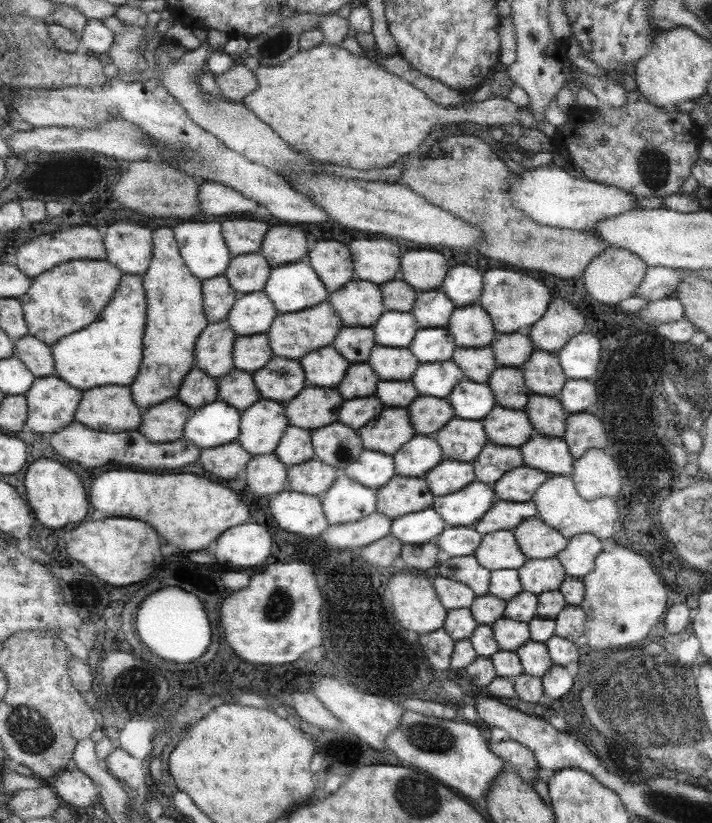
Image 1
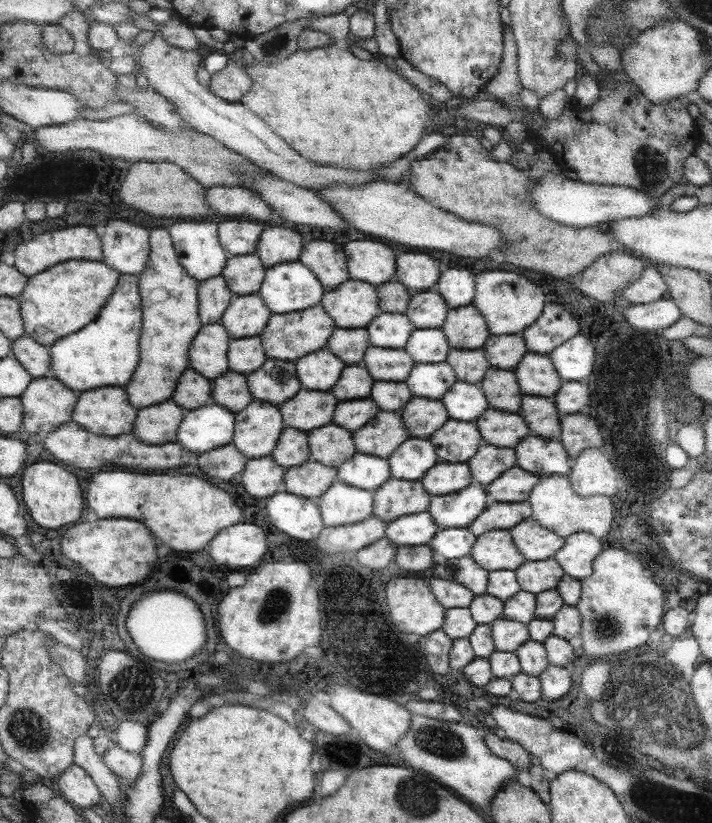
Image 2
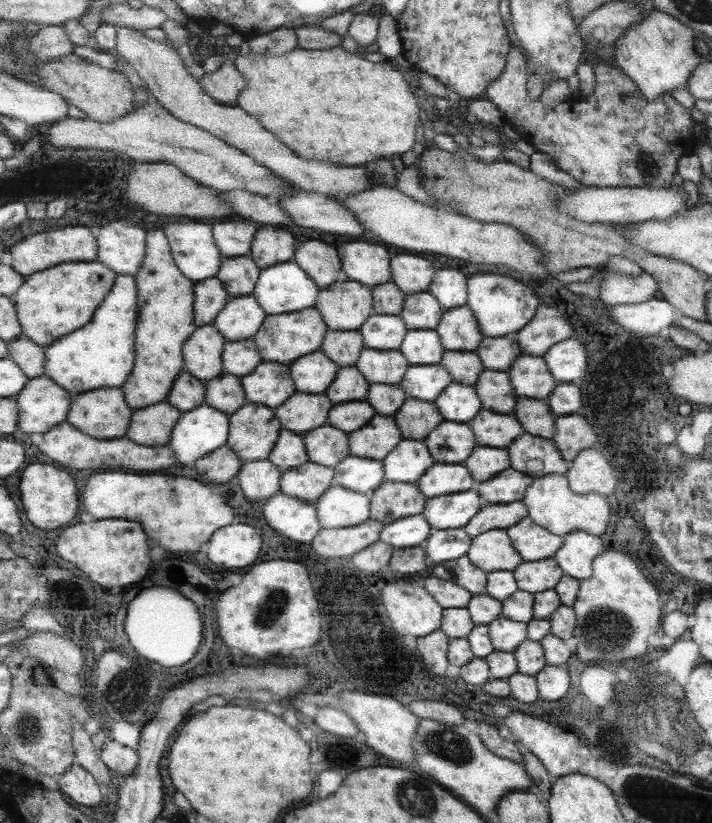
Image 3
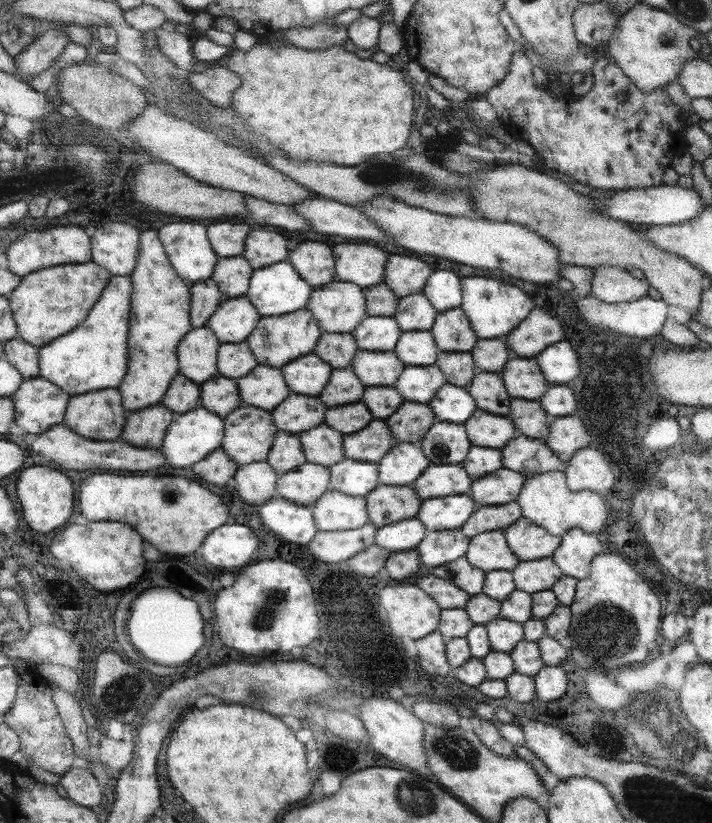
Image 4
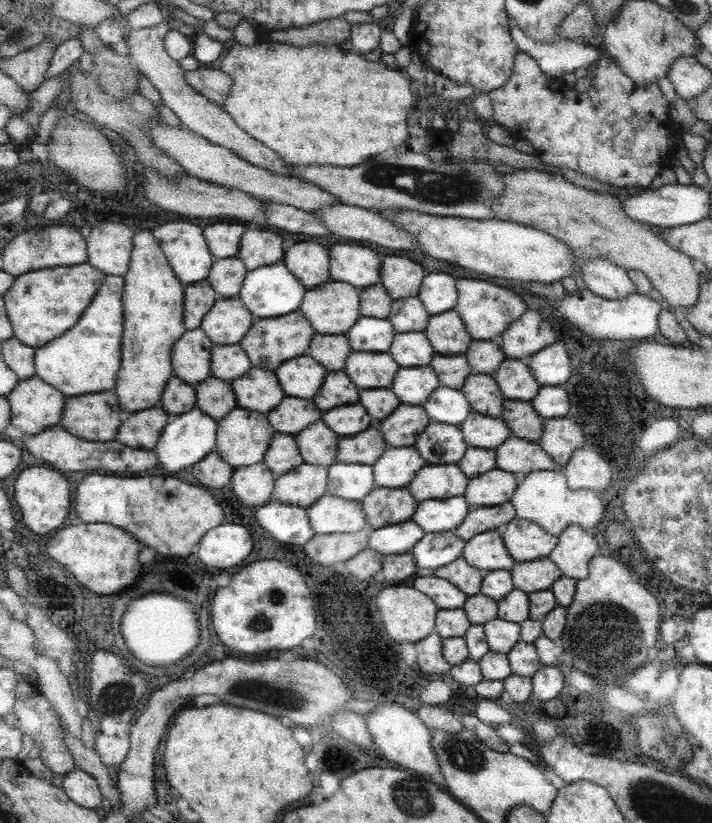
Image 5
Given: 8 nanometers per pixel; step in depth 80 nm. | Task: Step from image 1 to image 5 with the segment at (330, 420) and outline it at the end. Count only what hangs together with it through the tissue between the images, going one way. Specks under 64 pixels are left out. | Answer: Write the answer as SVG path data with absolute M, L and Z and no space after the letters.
M286 396L268 417L276 431L295 436L320 421L324 417L324 412L314 399Z

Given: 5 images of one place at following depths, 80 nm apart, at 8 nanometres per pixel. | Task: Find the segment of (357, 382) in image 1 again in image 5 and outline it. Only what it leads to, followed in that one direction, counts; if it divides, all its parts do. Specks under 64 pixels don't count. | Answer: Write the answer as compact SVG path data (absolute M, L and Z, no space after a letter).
M345 370L331 371L326 376L323 388L314 401L326 413L328 410L340 406L359 403L361 400L360 389Z

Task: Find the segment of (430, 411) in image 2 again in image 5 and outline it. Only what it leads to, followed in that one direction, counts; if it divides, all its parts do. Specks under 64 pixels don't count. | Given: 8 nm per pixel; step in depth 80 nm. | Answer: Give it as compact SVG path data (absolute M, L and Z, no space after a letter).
M400 403L390 415L379 421L378 427L388 447L413 446L430 422L422 405Z

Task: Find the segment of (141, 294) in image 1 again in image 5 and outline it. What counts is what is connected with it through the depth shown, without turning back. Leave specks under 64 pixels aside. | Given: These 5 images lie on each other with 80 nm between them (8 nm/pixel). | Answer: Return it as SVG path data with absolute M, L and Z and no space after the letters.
M106 275L103 285L79 324L68 333L36 349L36 376L56 386L63 394L77 397L113 390L121 372L121 344L125 332L125 278Z

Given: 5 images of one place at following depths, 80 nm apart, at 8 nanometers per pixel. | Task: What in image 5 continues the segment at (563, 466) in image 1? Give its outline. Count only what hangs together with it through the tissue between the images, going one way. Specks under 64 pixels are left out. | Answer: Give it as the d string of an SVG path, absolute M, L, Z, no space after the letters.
M510 436L499 445L495 451L495 469L509 473L522 472L523 474L534 471L561 472L559 466L543 449L539 442Z

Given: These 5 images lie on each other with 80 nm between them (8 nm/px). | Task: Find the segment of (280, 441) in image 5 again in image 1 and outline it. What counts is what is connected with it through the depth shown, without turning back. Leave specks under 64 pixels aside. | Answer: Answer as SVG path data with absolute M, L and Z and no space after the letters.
M290 425L275 454L287 466L299 465L316 458L312 429Z

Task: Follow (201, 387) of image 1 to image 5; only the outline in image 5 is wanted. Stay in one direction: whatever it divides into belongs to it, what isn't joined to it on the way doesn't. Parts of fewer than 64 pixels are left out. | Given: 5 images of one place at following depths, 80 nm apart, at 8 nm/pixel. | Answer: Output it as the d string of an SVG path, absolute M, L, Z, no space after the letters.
M174 375L167 385L164 397L161 399L162 406L170 414L185 414L198 407L198 392L184 378Z

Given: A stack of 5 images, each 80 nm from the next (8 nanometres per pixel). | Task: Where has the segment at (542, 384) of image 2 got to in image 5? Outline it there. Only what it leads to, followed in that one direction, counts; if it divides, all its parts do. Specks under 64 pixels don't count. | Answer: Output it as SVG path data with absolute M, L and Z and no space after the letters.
M504 358L491 376L496 379L504 398L509 400L531 402L541 387L527 363L520 359Z

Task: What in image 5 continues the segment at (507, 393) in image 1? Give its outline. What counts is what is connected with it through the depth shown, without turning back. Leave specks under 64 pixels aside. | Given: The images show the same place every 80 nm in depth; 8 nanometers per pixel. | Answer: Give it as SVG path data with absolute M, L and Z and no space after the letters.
M470 372L460 390L472 411L493 418L504 412L504 395L491 375Z

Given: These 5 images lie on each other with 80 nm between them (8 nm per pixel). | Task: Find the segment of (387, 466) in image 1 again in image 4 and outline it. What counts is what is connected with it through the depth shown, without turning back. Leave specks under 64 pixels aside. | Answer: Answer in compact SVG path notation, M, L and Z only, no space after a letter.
M345 458L330 468L332 472L331 488L351 496L367 497L379 485L377 464Z

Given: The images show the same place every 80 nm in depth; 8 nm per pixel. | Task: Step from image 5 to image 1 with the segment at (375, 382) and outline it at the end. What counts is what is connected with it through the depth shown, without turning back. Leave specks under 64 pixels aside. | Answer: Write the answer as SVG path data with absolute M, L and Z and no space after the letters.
M374 345L368 363L381 381L409 381L421 362L408 347Z

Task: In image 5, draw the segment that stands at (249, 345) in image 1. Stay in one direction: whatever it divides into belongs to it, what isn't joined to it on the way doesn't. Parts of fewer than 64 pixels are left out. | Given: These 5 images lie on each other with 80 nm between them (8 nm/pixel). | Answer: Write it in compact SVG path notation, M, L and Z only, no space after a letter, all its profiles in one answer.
M241 343L216 345L212 356L212 376L233 381L245 376L254 367Z

